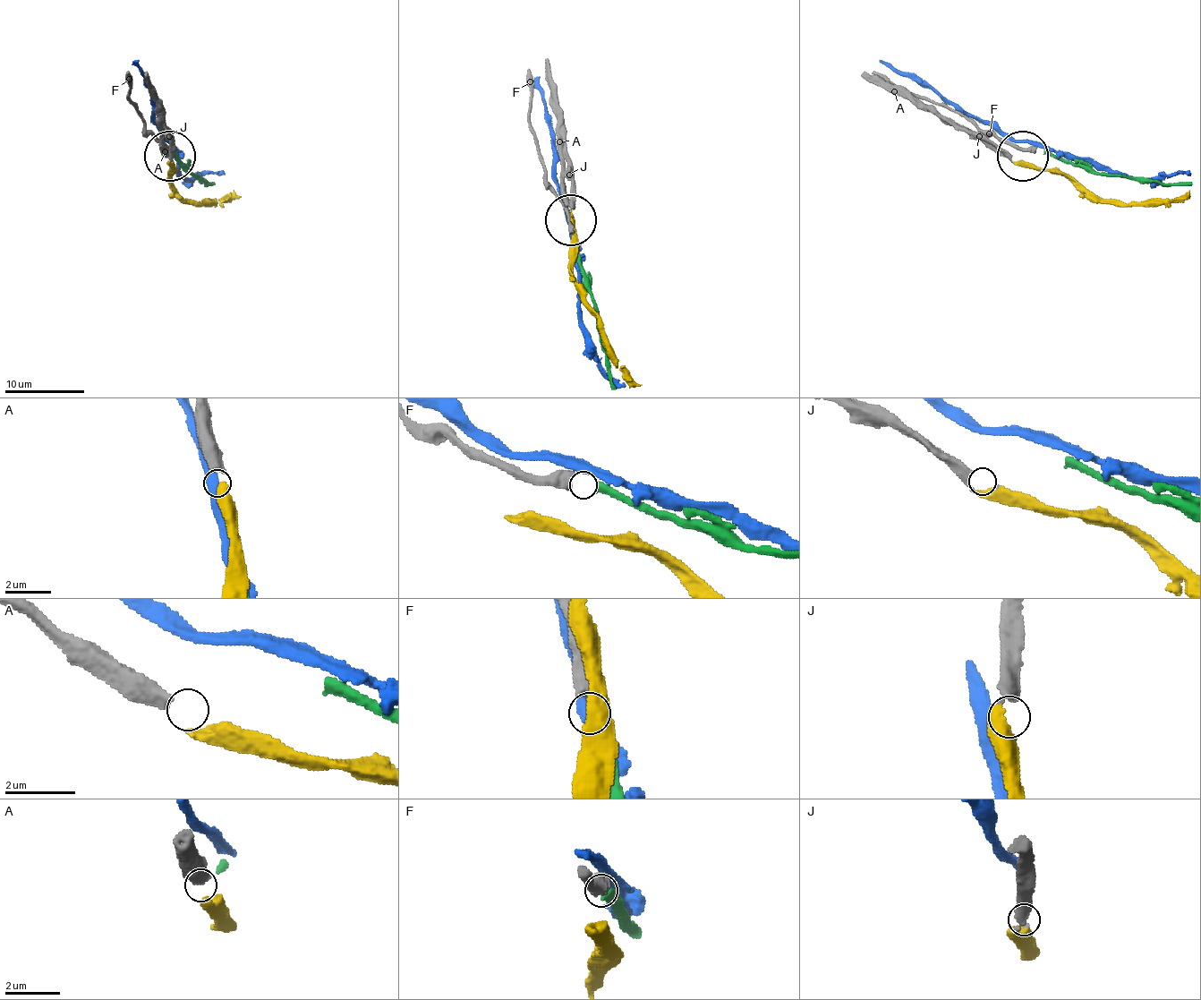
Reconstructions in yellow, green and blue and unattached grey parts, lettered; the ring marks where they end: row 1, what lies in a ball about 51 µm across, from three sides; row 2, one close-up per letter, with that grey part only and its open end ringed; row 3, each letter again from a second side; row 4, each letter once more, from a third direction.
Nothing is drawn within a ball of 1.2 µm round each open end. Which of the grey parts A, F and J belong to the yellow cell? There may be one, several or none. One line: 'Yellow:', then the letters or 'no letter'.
Yellow: J

